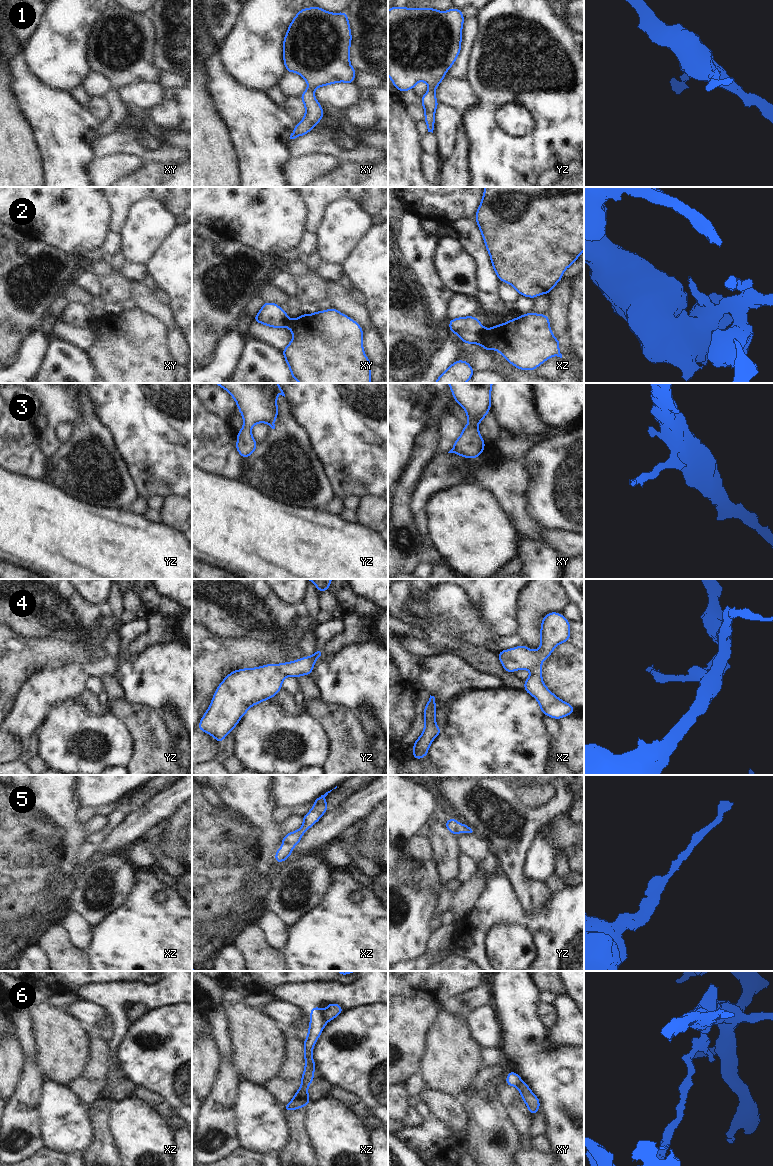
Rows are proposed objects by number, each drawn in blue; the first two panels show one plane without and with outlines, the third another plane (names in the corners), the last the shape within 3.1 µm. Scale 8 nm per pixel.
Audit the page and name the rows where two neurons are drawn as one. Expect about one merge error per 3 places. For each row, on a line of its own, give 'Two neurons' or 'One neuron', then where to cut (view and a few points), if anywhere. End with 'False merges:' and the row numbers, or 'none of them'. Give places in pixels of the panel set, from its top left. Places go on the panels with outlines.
1: One neuron. No split
2: Two neurons. Split along xz (485, 329), (480, 344)
3: One neuron. No split
4: One neuron. No split
5: One neuron. No split
6: Two neurons. Split along xz (321, 1011), (325, 1023)
False merges: 2, 6

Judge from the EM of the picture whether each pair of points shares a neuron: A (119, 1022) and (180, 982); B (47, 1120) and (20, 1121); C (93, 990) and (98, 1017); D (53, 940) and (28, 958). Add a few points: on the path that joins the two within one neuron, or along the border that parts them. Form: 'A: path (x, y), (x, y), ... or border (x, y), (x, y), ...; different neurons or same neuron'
A: path (120, 1002), (128, 994), (160, 993); same neuron
B: border (40, 1096), (38, 1104), (39, 1131), (43, 1143); different neurons
C: border (83, 999), (100, 1004), (105, 1009), (108, 1020); different neurons
D: border (36, 943), (49, 960); different neurons

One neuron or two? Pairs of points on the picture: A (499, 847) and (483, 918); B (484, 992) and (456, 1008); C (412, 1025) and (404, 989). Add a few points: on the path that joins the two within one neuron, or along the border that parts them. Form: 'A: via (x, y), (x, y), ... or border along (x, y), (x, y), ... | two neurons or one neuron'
A: border along (503, 873), (509, 879), (516, 894) | two neurons
B: via (477, 997), (463, 1005) | one neuron
C: border along (398, 995), (424, 998), (429, 1002) | two neurons

